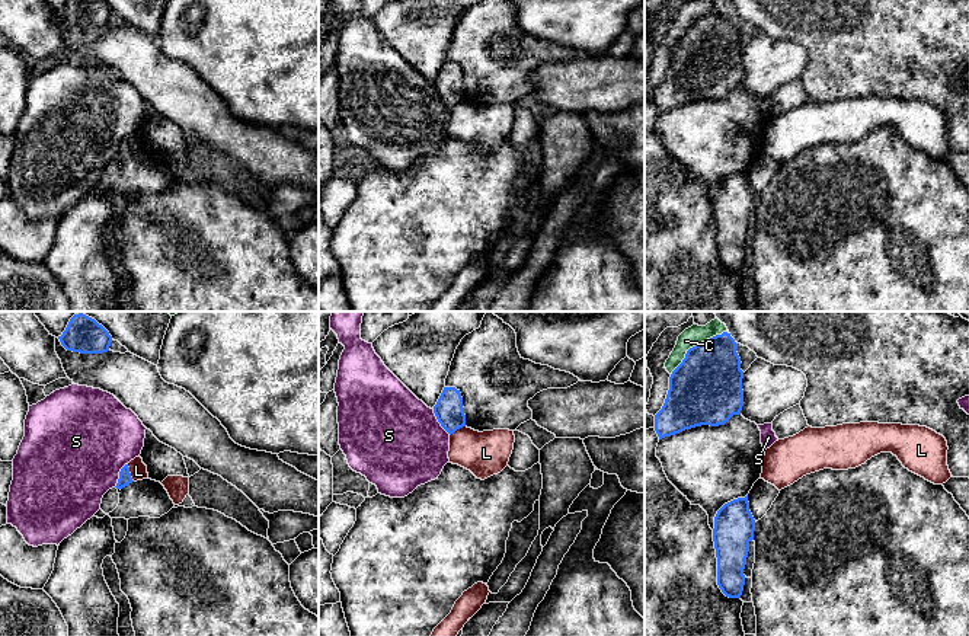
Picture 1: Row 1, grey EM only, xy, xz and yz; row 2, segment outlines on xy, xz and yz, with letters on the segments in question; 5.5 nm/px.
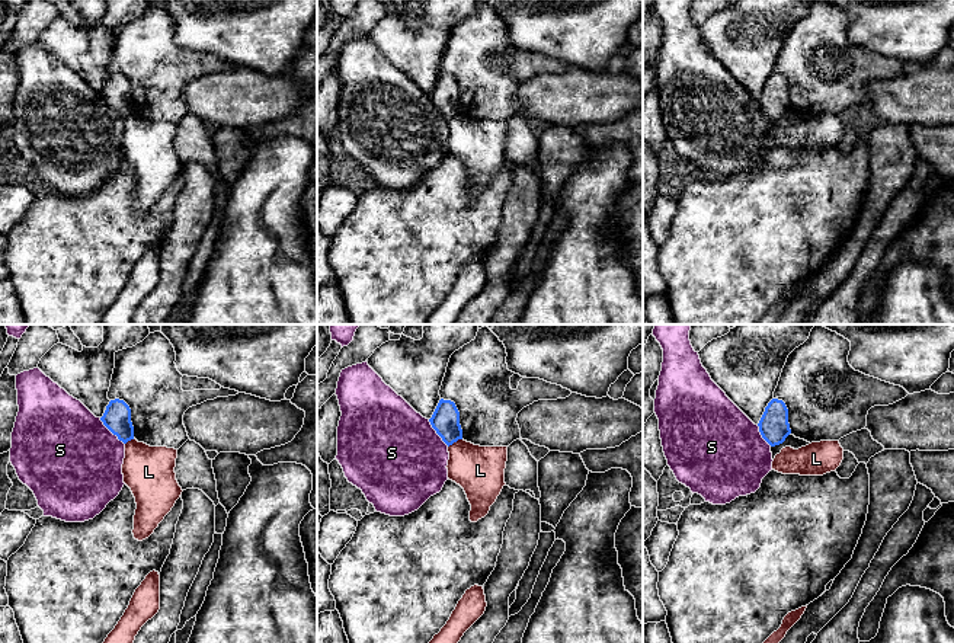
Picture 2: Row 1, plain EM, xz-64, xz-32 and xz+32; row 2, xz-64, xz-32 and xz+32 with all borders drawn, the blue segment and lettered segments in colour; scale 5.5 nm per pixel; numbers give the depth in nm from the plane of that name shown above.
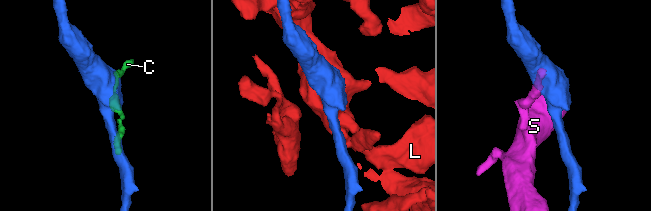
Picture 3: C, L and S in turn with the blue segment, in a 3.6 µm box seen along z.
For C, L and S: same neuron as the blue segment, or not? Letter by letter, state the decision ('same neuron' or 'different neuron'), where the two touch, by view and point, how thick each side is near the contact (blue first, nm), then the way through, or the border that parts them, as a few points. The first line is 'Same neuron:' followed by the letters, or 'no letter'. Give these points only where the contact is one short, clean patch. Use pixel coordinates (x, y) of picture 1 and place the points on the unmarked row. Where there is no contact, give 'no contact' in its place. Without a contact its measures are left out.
Same neuron: no letter
C: different neuron; contact yz (696, 19); calibres 400 and 110 nm; border yz (728, 6), (713, 9), (693, 19), (671, 48)
L: different neuron; contact xy (130, 147); calibres 70 and 100 nm; border xy (127, 138), (134, 154)
S: different neuron; contact xz (438, 95); calibres 160 and 500 nm

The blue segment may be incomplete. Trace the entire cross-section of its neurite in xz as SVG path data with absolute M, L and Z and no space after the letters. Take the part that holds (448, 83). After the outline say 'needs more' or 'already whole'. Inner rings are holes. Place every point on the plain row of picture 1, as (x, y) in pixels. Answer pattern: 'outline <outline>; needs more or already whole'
outline M444 61L434 87L441 100L451 109L457 103L466 100L466 89L463 82L463 71L455 61Z; already whole

